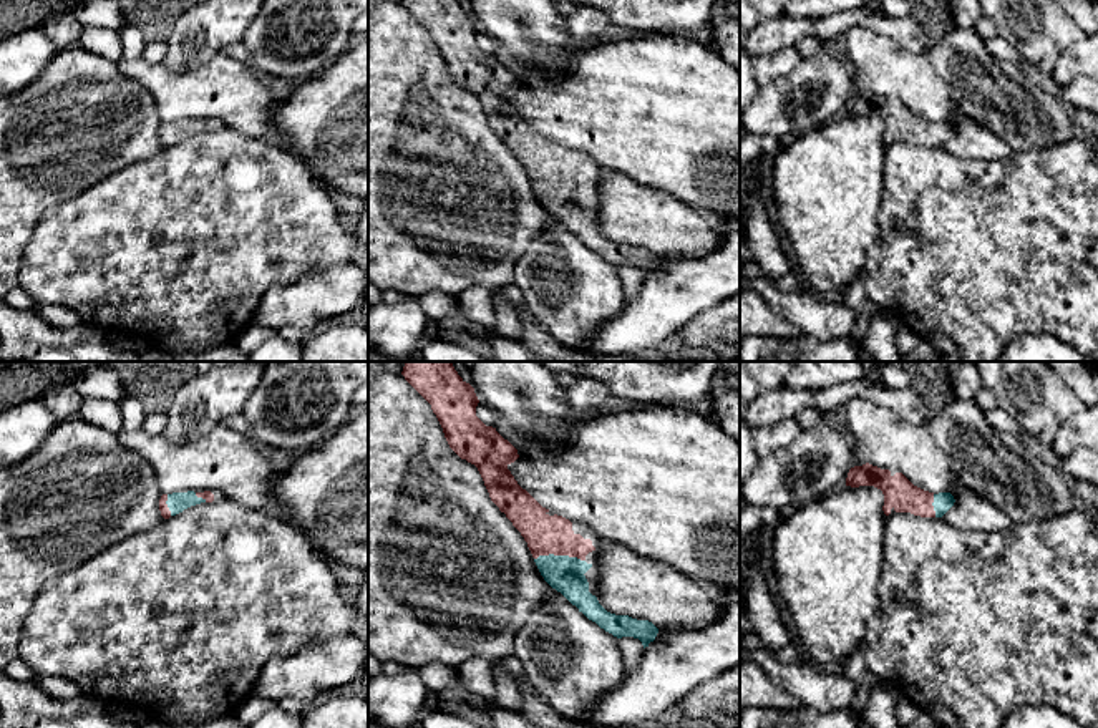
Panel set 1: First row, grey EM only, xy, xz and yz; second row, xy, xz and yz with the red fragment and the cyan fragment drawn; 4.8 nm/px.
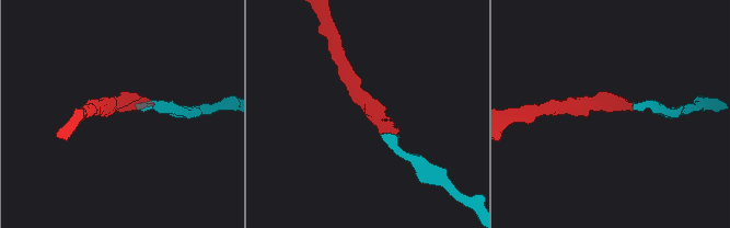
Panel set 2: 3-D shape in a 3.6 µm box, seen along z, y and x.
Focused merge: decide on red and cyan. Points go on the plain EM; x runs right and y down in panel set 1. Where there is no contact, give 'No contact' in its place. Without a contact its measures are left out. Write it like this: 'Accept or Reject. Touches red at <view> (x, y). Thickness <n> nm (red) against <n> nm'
Accept. Touches red at xz (559, 183). Thickness 190 nm (red) against 180 nm

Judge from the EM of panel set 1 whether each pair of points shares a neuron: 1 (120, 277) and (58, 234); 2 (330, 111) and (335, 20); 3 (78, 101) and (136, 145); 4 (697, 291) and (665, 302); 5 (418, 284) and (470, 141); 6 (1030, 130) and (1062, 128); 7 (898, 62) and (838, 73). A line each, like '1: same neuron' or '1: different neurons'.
1: same neuron
2: different neurons
3: same neuron
4: same neuron
5: same neuron
6: same neuron
7: different neurons

